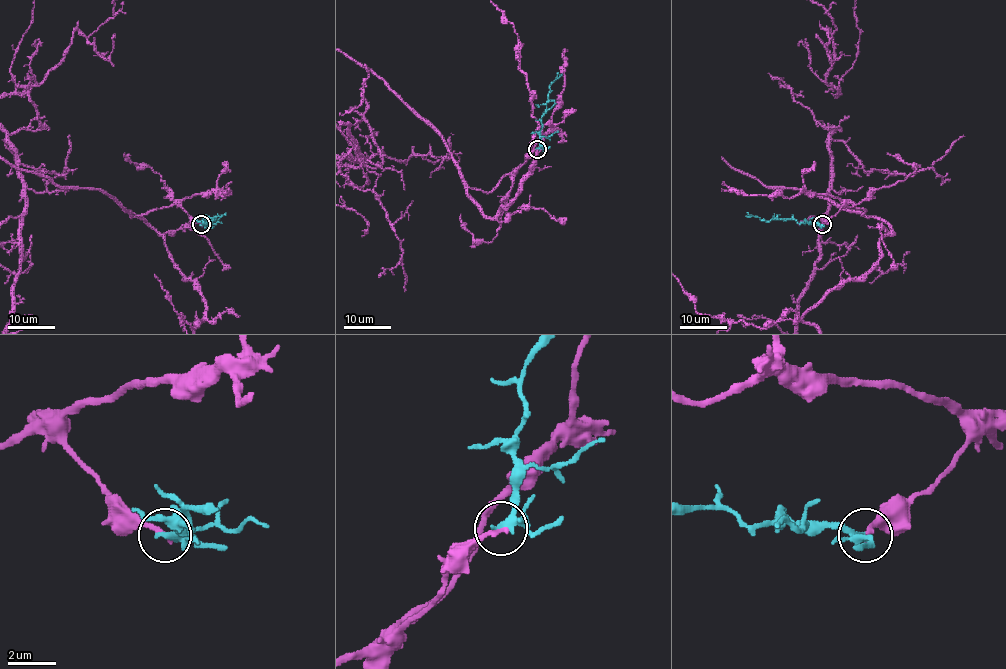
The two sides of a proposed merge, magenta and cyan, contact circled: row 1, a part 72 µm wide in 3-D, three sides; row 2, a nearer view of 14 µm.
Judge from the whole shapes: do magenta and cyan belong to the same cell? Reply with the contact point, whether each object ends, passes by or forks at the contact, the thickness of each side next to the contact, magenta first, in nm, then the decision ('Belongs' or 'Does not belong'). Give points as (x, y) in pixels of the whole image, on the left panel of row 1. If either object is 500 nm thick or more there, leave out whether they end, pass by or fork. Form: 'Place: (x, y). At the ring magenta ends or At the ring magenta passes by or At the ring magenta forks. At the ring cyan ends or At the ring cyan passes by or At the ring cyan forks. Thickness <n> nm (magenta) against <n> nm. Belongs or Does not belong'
Place: (201, 224). At the ring magenta ends. At the ring cyan forks. Thickness 200 nm (magenta) against 190 nm. Does not belong

